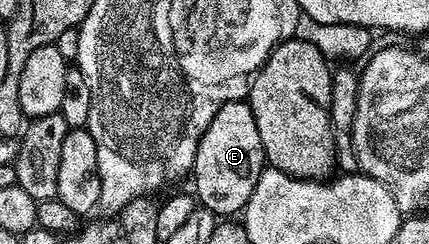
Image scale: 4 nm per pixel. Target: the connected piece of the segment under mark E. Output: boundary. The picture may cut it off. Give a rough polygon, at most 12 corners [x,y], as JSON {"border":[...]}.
{"border":[[246,99],[228,100],[195,155],[193,195],[242,213],[265,169]]}

